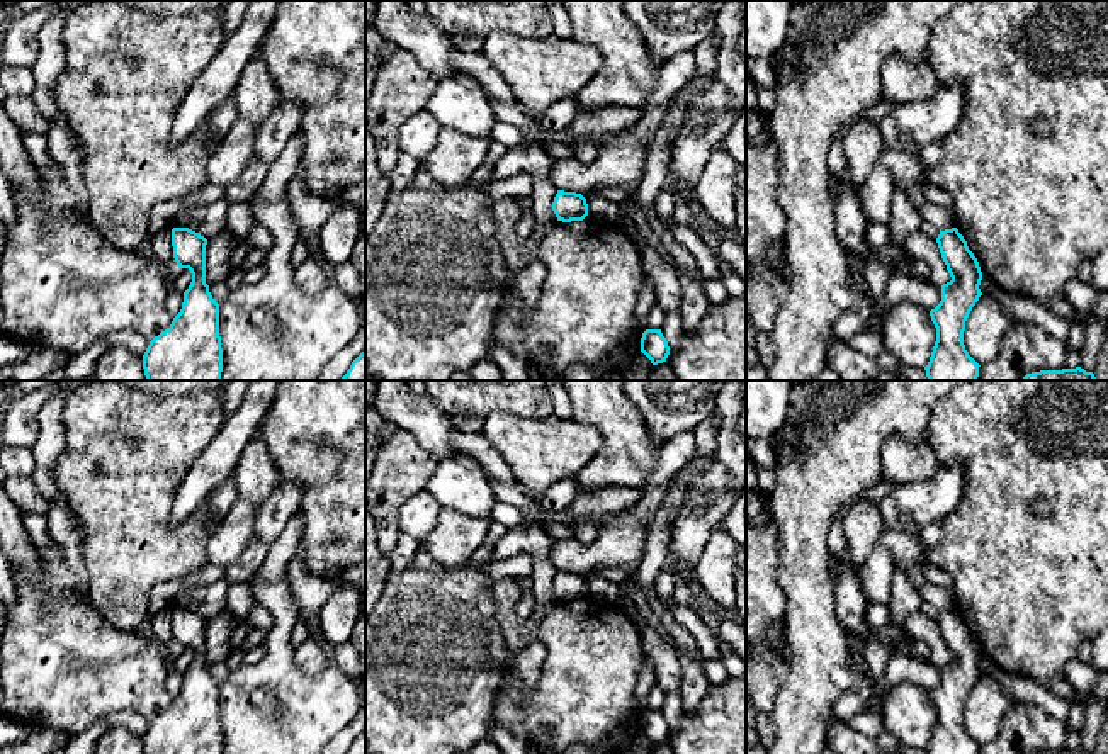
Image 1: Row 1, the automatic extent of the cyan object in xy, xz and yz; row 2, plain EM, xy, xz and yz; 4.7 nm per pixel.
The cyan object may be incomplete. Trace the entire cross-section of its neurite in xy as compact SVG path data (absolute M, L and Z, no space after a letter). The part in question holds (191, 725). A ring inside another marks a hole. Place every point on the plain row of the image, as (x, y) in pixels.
M189 608L172 610L173 639L189 649L192 662L180 693L155 717L144 735L144 754L221 754L219 684L206 664L207 620Z

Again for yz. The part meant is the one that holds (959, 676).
M957 608L940 611L936 618L941 639L952 657L941 666L941 681L930 691L936 722L924 747L926 754L979 754L979 744L964 725L965 701L982 676L982 652L977 639Z

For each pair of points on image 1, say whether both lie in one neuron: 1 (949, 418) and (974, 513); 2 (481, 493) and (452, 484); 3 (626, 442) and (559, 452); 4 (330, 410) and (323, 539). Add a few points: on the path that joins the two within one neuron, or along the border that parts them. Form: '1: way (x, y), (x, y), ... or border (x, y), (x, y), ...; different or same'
1: way (972, 442), (977, 447), (977, 489); same
2: way (474, 493), (459, 484); same
3: border (571, 420), (590, 425), (602, 438), (576, 476); different
4: way (330, 442), (330, 506); same

